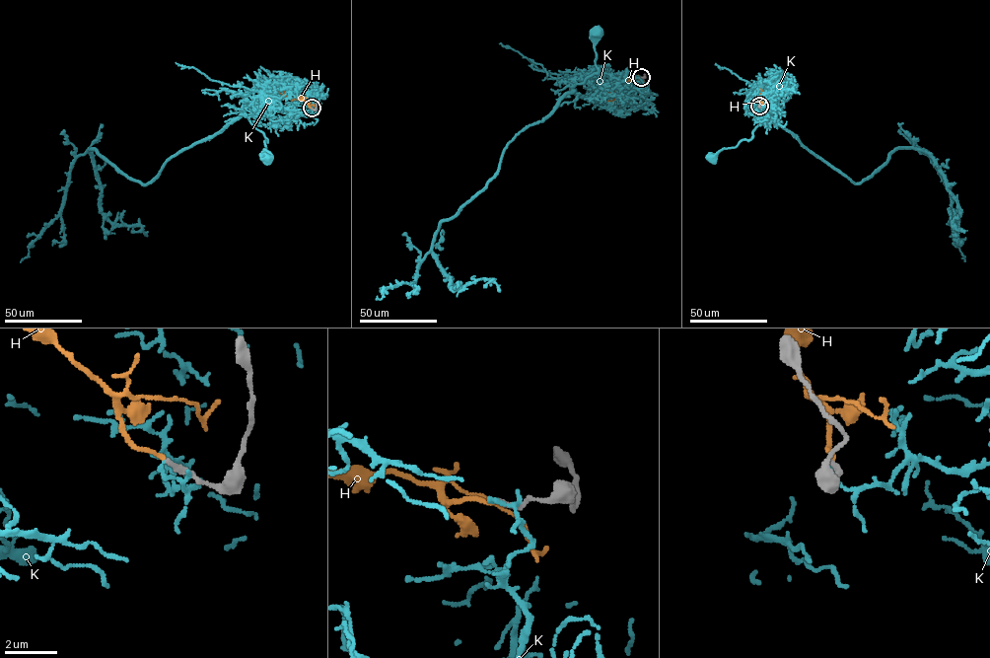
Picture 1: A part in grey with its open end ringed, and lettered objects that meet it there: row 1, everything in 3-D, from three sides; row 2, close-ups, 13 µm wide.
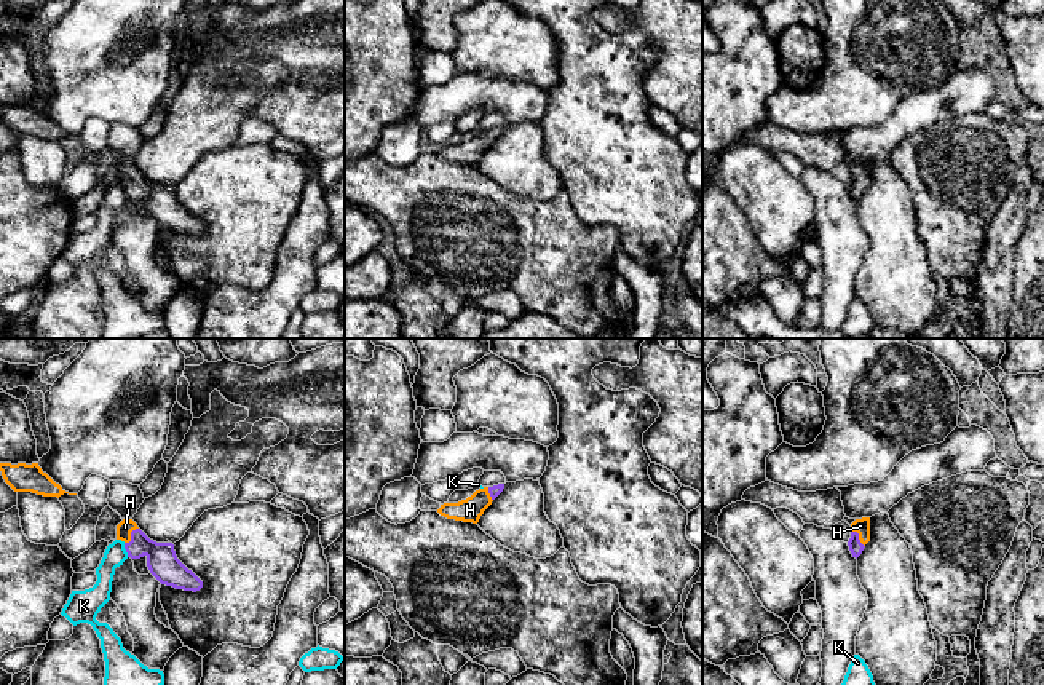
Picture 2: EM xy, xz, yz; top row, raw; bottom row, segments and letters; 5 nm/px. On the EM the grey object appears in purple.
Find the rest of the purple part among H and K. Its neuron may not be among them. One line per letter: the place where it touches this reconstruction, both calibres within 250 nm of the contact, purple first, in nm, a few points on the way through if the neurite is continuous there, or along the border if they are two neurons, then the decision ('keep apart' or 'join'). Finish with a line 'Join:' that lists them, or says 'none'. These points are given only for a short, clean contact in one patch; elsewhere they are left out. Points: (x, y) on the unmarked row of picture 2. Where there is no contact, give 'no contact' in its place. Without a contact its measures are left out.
H: xy (131, 178) | 160/80 nm | across xy (162, 203), (131, 178), (125, 170) | join
K: xy (125, 190) | 160/110 nm | along xy (123, 186), (128, 198) | keep apart
Join: H

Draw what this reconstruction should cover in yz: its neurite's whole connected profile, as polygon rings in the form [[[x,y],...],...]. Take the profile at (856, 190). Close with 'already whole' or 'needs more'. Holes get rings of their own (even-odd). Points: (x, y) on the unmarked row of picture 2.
[[[870,160],[856,161],[851,166],[851,180],[848,184],[852,200],[859,200],[870,184]]]; needs more

